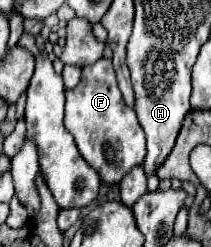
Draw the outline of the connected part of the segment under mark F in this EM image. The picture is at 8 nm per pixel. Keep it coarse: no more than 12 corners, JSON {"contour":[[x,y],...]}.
{"contour":[[111,60],[83,66],[65,128],[113,186],[143,164],[145,136]]}

